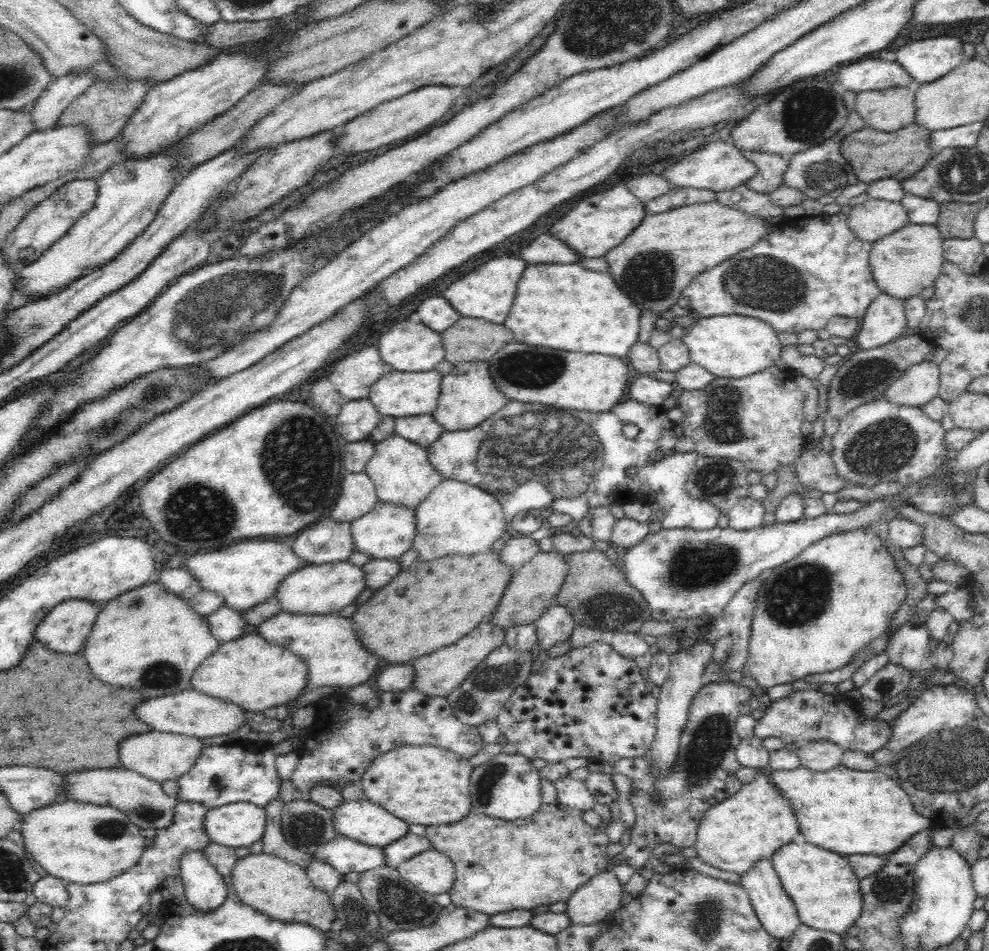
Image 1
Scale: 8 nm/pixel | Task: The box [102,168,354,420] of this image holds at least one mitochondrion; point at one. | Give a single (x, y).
(217, 312)

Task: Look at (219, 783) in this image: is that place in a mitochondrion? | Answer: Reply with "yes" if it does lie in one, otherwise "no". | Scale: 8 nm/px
yes

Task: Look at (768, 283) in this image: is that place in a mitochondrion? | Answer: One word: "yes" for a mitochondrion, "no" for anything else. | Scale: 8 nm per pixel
yes

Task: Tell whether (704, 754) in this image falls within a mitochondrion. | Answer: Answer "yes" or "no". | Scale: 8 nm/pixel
yes

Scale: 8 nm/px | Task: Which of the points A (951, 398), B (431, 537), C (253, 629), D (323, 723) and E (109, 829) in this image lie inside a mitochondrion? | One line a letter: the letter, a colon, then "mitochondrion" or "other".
A: other
B: mitochondrion
C: other
D: other
E: mitochondrion

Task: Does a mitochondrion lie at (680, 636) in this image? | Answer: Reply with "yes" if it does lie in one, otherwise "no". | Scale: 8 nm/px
no

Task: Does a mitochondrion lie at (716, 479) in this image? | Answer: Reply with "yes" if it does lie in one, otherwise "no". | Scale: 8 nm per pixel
yes

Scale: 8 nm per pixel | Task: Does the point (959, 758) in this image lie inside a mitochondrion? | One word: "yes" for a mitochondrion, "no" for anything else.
yes

